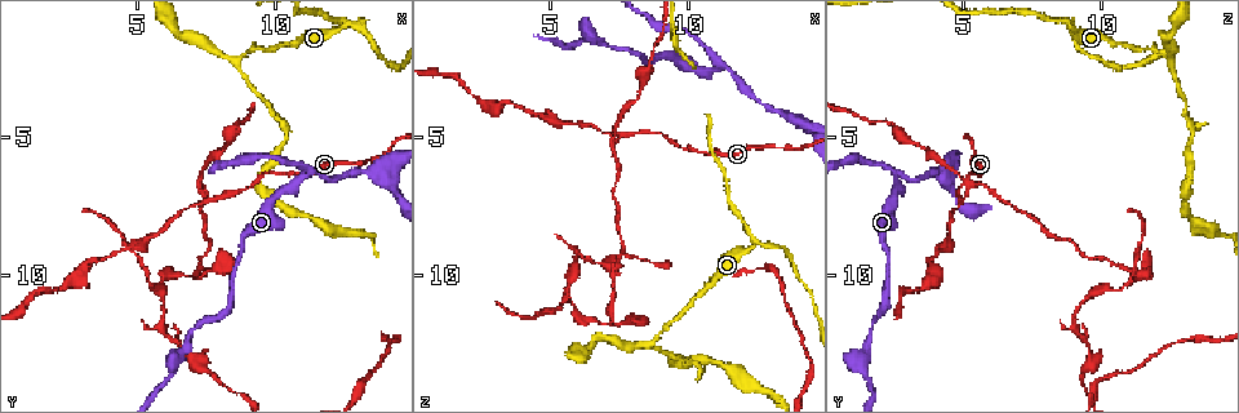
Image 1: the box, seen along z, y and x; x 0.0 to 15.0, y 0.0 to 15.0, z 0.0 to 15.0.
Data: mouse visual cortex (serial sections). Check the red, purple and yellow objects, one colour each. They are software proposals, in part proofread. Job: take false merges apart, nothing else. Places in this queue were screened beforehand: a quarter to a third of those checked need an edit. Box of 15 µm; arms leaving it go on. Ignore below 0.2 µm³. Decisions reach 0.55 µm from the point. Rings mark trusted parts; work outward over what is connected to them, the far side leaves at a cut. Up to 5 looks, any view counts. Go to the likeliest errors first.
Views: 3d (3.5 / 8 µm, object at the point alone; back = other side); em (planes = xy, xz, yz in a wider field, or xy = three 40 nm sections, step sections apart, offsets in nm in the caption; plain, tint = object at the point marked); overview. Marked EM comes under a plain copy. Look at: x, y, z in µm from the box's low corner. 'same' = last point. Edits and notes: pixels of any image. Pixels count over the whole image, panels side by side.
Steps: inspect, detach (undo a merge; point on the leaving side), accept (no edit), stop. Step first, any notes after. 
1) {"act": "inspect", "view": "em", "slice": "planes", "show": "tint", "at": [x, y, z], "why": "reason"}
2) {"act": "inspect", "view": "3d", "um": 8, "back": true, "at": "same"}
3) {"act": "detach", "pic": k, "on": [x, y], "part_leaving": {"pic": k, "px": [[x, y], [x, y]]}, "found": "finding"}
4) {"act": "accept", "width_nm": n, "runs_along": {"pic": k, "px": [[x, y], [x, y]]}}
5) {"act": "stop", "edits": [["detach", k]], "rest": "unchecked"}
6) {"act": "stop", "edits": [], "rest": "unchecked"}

{"act": "inspect", "view": "3d", "um": 3.5, "at": [7.6, 7.3, 5.0], "why": "two arms in line, one across"}

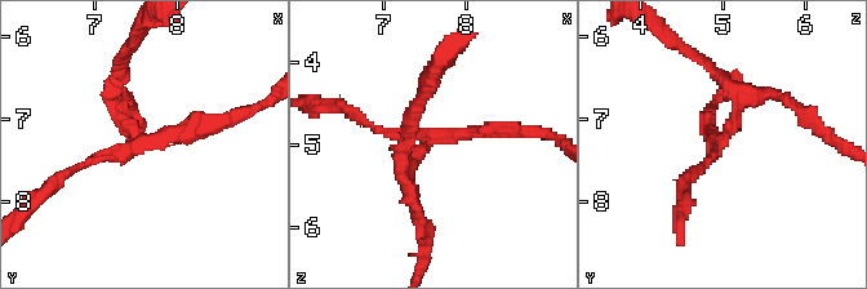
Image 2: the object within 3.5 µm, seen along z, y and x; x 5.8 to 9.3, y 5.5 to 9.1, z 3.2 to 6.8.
{"act": "inspect", "view": "em", "slice": "xy", "step": 3, "show": "tint", "at": [7.60, 7.30, 4.95]}

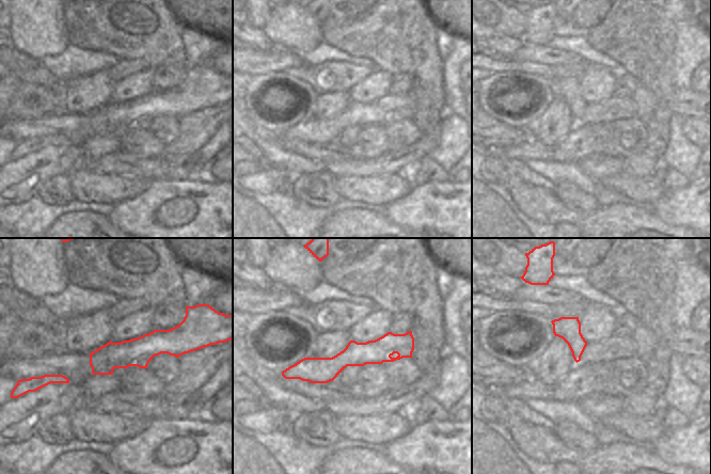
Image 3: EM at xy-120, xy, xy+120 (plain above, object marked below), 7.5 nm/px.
{"act": "detach", "pic": 2, "on": [120, 101], "arm_widths_nm": [100, 150, 200], "found": "two cells meet here"}

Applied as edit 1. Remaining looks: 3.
{"act": "inspect", "view": "3d", "um": 3.5, "at": [11.1, 6.3, 2.5], "why": "sharp bend"}

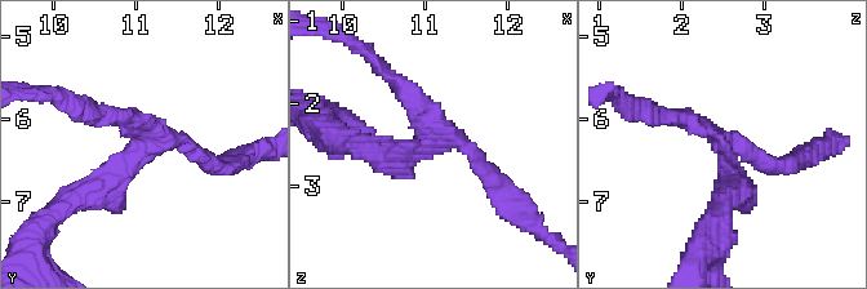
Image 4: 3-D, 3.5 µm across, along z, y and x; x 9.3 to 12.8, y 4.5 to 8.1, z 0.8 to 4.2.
{"act": "inspect", "view": "em", "slice": "xy", "step": 2, "show": "tint", "at": [11.15, 6.40, 2.55], "arms": 3, "arm_widths_nm": [200, 250, 400], "why": "now the EM"}

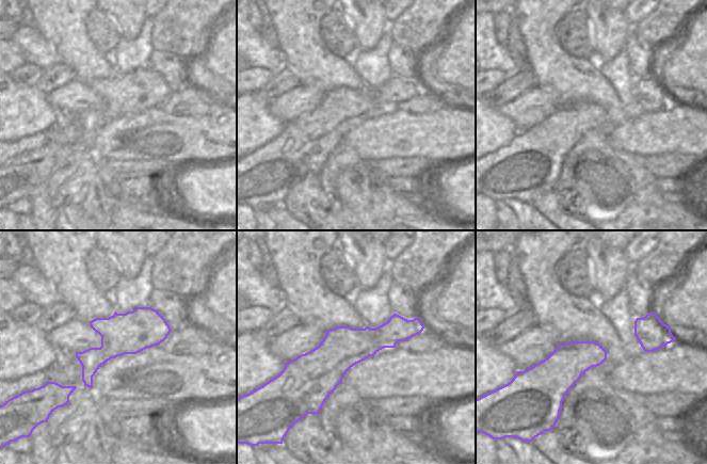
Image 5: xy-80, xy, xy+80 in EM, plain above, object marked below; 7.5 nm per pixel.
{"act": "accept", "runs_along": {"pic": 4, "px": [[78, 196], [173, 137], [204, 161]]}, "found": "one cell here"}

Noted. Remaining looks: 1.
{"act": "stop", "edits": [["detach", 2]], "rest": "unchecked"}

